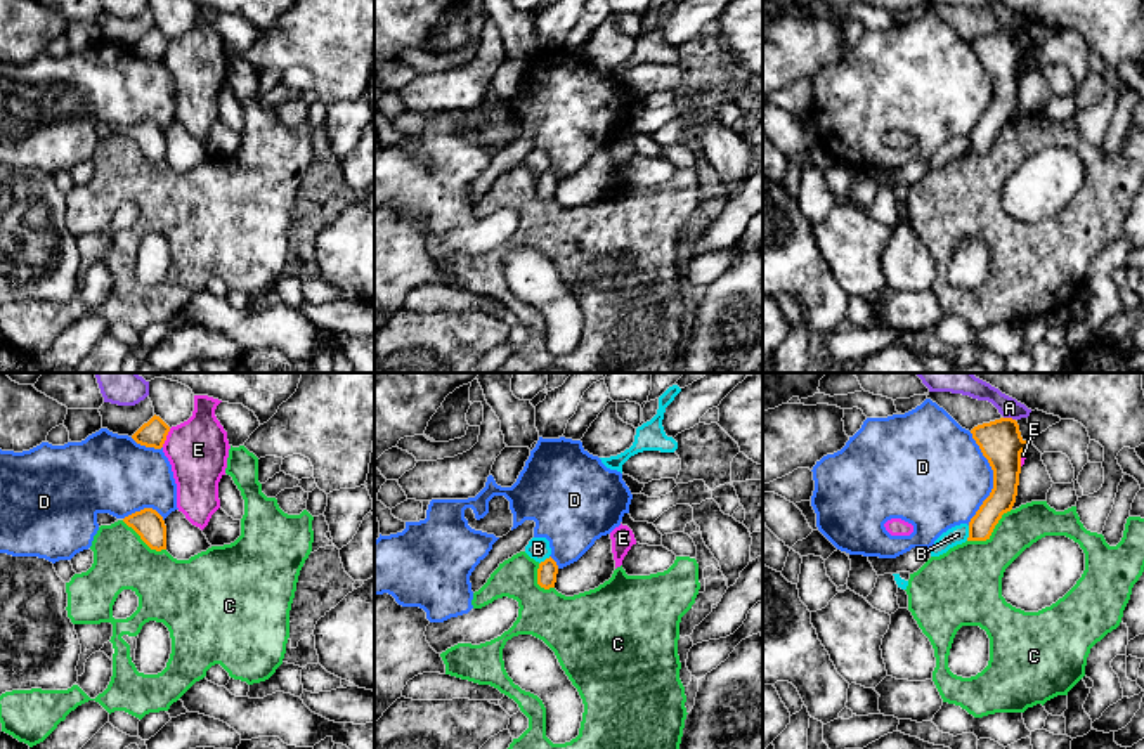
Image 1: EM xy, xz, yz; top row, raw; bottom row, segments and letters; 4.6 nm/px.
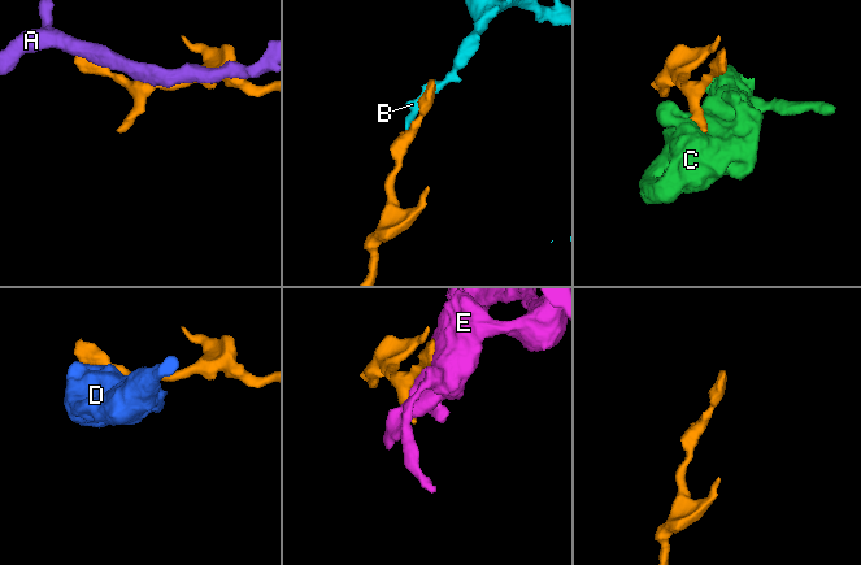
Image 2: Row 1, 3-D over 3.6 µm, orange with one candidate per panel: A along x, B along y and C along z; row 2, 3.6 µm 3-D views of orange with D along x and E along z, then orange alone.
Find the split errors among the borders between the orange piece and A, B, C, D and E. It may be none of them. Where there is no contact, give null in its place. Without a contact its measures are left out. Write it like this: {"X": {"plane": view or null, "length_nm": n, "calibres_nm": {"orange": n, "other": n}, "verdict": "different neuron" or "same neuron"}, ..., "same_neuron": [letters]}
{"A": {"plane": "yz", "length_nm": 60, "calibres_nm": {"orange": 200, "other": 100}, "verdict": "different neuron"}, "B": {"plane": "yz", "length_nm": 70, "calibres_nm": {"orange": 120, "other": 90}, "verdict": "different neuron"}, "C": {"plane": "yz", "length_nm": 260, "calibres_nm": {"orange": 130, "other": 320}, "verdict": "different neuron"}, "D": {"plane": "yz", "length_nm": 440, "calibres_nm": {"orange": 200, "other": 460}, "verdict": "different neuron"}, "E": {"plane": "xy", "length_nm": 100, "calibres_nm": {"orange": 130, "other": 280}, "verdict": "different neuron"}, "same_neuron": []}

